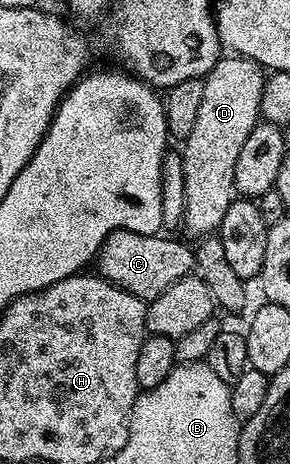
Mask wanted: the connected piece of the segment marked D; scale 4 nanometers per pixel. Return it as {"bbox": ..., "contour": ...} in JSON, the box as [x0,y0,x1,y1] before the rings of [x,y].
{"bbox":[182,54,266,238],"contour":[[[235,54],[225,55],[217,60],[208,75],[203,77],[202,107],[198,109],[198,118],[194,122],[194,130],[182,141],[182,155],[186,170],[186,210],[184,211],[183,231],[188,231],[193,238],[215,233],[219,229],[222,218],[226,218],[226,210],[234,199],[234,165],[238,163],[238,153],[246,138],[250,138],[250,130],[261,123],[260,103],[266,79],[265,69],[255,60],[247,56]]]}

